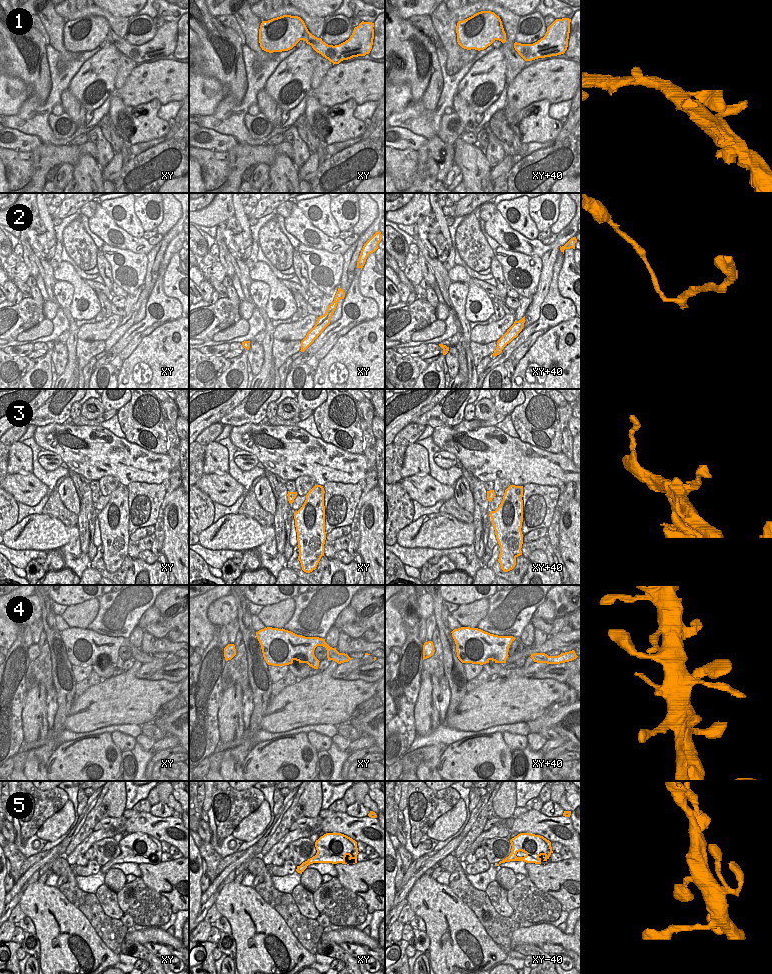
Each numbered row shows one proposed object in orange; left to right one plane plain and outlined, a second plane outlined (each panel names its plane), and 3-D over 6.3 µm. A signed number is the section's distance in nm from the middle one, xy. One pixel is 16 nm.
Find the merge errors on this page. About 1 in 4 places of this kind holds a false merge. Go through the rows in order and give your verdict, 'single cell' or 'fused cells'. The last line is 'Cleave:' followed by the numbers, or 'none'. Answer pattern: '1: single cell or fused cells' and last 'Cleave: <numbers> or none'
1: single cell
2: single cell
3: single cell
4: single cell
5: single cell
Cleave: none

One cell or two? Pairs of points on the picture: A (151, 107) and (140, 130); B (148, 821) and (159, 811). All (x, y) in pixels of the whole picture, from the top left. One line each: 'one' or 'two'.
A: one
B: two

